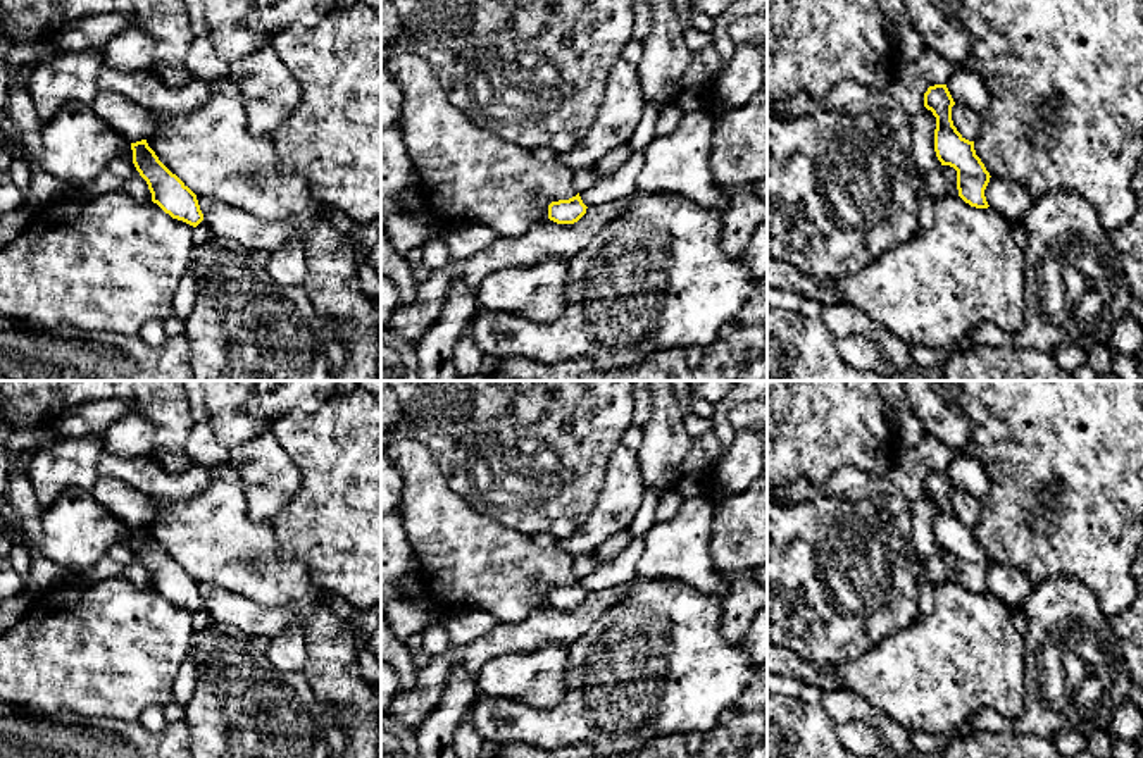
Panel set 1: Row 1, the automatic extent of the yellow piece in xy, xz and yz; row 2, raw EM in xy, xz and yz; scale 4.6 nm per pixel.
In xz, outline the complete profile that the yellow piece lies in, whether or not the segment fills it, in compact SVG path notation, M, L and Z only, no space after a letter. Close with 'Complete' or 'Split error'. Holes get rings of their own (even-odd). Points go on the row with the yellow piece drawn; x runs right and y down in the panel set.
M578 193L569 200L552 202L548 205L548 219L557 224L574 224L586 214L586 208Z. Complete

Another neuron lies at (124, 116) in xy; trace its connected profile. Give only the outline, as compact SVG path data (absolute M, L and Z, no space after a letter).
M100 90L90 105L128 143L150 140L162 124L162 117L157 112L147 110L116 91Z

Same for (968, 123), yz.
M965 105L952 107L952 121L962 138L976 141L979 138L983 117Z

